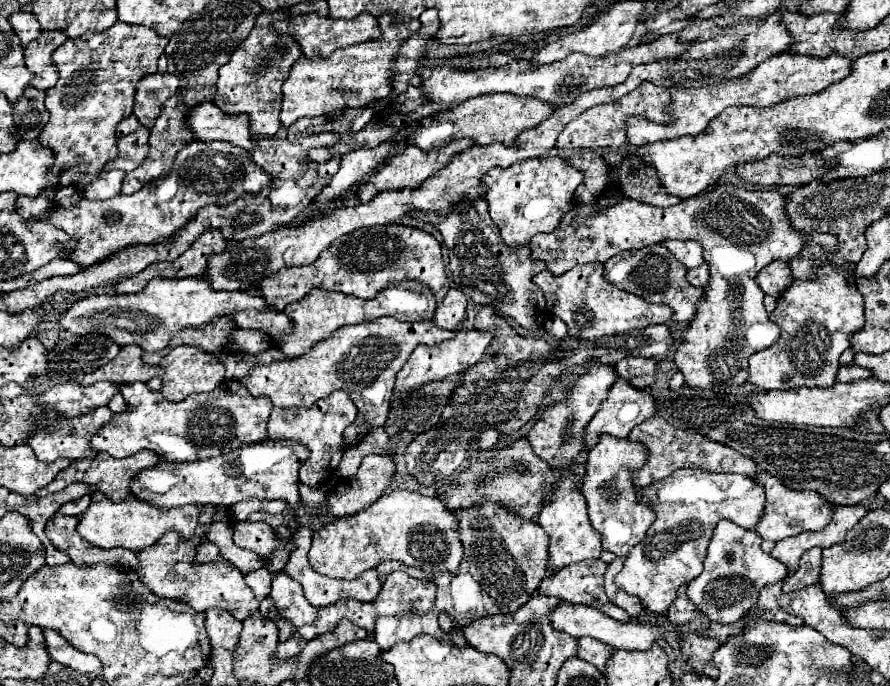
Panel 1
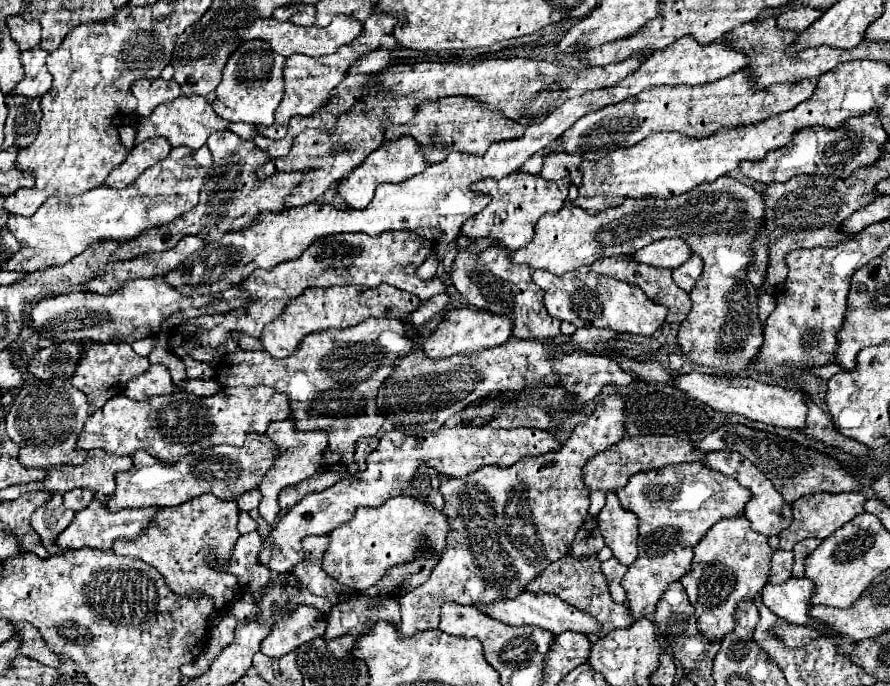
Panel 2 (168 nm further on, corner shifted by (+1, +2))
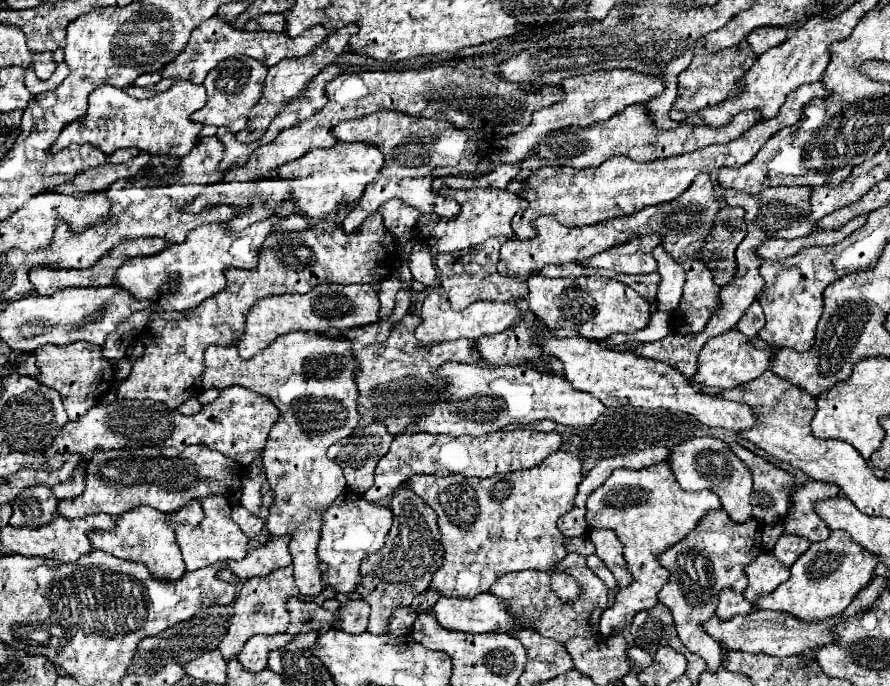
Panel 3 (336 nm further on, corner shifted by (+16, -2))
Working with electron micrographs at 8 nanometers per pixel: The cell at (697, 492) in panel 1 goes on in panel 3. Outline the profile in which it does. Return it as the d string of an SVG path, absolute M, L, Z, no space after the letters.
M666 463L638 471L616 469L598 489L588 495L588 529L612 529L624 545L624 559L634 575L634 583L626 589L620 589L614 605L608 607L600 617L602 635L618 635L626 625L632 623L632 617L638 611L650 609L658 603L656 595L668 579L668 571L660 567L658 555L684 539L684 535L688 535L688 531L692 531L692 527L696 527L696 523L712 509L720 509L718 495L712 491L684 491L676 483L672 469Z

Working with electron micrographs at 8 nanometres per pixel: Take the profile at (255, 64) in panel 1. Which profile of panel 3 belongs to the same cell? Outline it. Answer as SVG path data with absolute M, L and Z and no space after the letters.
M236 57L236 59L226 59L224 63L218 63L218 67L214 67L204 79L208 101L200 111L192 115L192 121L214 125L214 127L224 125L232 133L246 129L248 111L254 107L256 99L260 99L262 95L266 73L268 73L268 67L264 63L256 59L248 59L248 57Z

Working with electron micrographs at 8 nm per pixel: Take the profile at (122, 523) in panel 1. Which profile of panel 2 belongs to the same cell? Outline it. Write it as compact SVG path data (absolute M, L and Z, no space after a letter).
M93 499L85 509L75 513L73 521L69 527L57 537L57 543L61 547L69 549L81 549L81 547L91 547L91 549L111 549L111 545L119 539L137 539L141 533L149 527L149 523L155 519L161 507L147 507L147 509L121 509L121 511L109 511L107 505L99 499Z

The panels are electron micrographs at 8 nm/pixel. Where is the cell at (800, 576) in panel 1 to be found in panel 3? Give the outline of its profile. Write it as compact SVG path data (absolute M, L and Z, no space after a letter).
M780 535L780 539L774 545L774 555L786 565L790 567L806 549L810 547L810 541L798 535Z

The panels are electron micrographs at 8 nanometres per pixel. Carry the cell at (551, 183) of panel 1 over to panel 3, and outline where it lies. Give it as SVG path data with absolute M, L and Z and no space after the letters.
M442 187L438 194L444 198L454 199L460 203L460 213L452 219L446 219L446 253L462 251L470 245L480 245L488 237L512 237L510 221L512 217L528 207L524 199L520 199L516 193L510 193L506 189L450 189Z

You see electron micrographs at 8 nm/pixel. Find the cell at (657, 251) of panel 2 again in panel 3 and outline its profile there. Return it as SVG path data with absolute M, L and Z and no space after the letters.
M640 235L590 257L582 265L612 269L616 273L654 273L658 265L652 257L652 249L660 243L660 235Z

